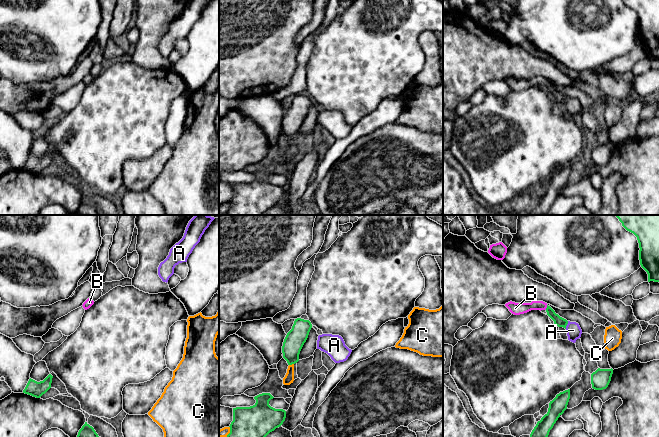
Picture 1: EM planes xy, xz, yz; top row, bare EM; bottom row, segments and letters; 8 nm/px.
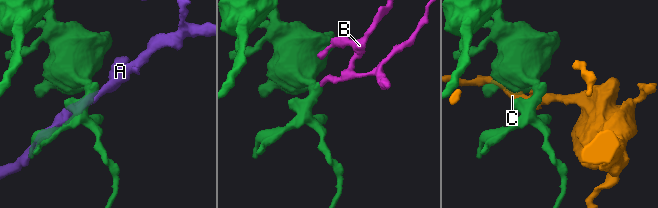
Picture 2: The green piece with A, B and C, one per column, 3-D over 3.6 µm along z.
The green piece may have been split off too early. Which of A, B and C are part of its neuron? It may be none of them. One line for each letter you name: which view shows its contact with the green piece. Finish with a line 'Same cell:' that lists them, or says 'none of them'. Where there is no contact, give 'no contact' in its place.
B: yz
Same cell: B

